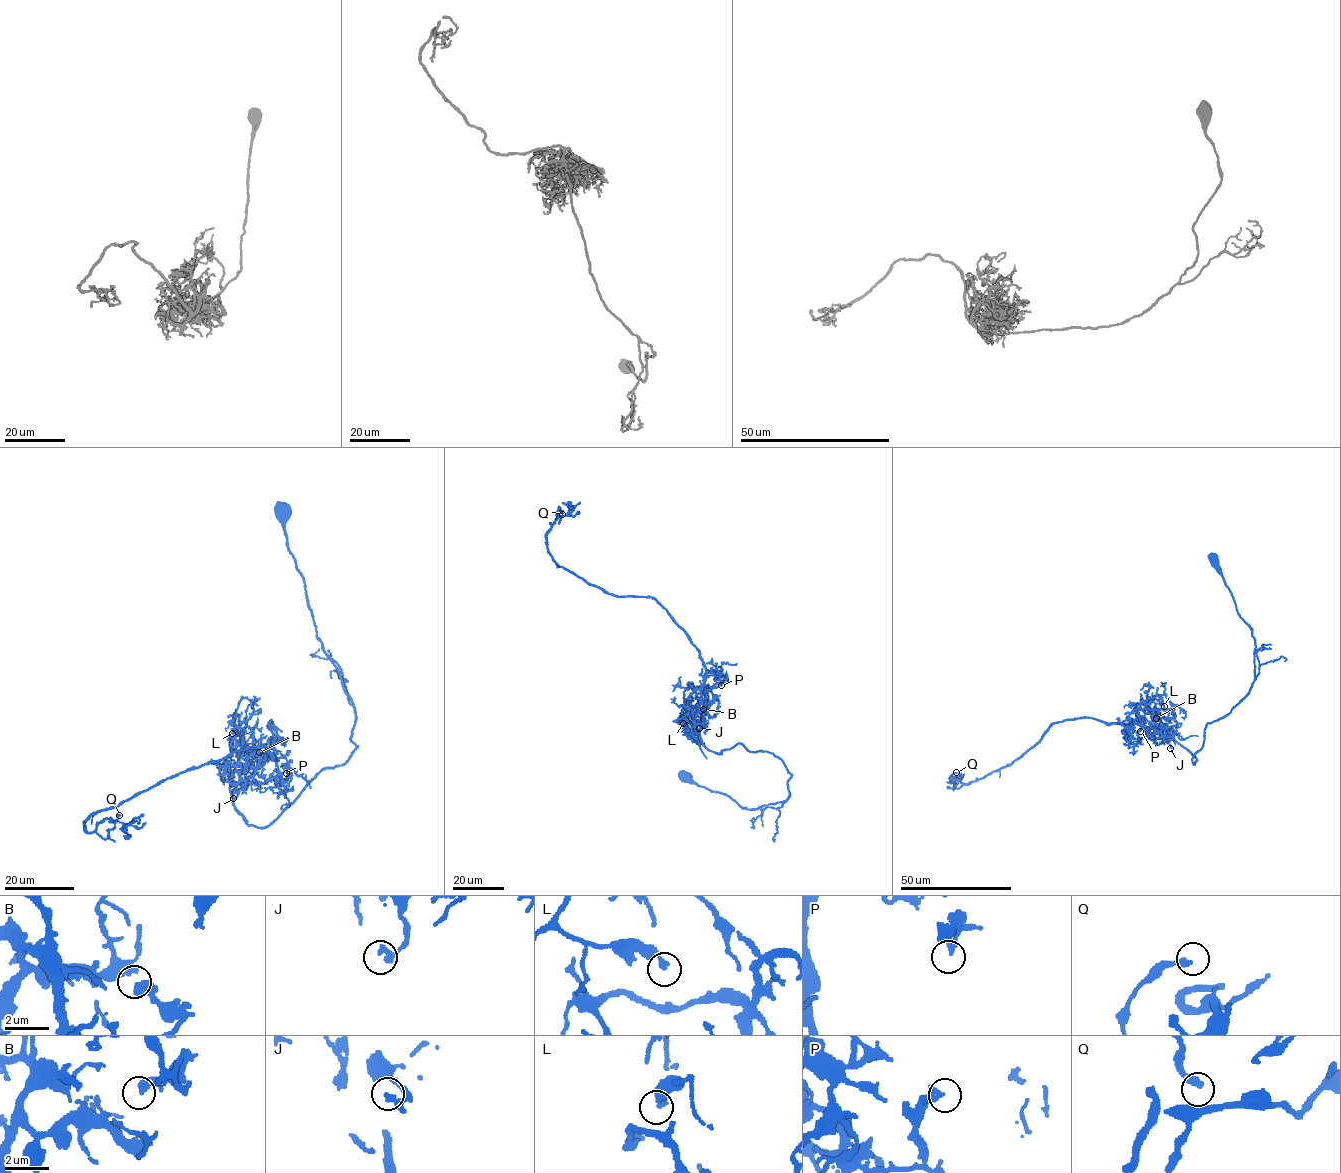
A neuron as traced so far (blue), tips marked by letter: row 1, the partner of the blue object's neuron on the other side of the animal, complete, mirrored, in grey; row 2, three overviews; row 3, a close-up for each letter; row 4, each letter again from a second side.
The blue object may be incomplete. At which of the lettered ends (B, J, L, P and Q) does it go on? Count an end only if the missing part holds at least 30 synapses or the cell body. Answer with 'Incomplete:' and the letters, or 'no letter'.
Incomplete: no letter

